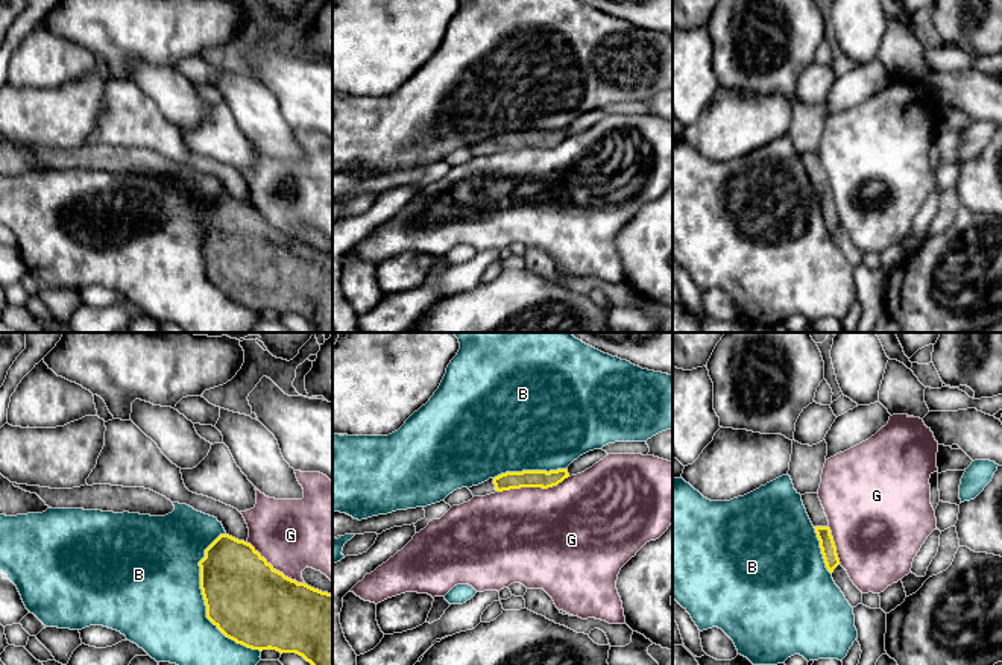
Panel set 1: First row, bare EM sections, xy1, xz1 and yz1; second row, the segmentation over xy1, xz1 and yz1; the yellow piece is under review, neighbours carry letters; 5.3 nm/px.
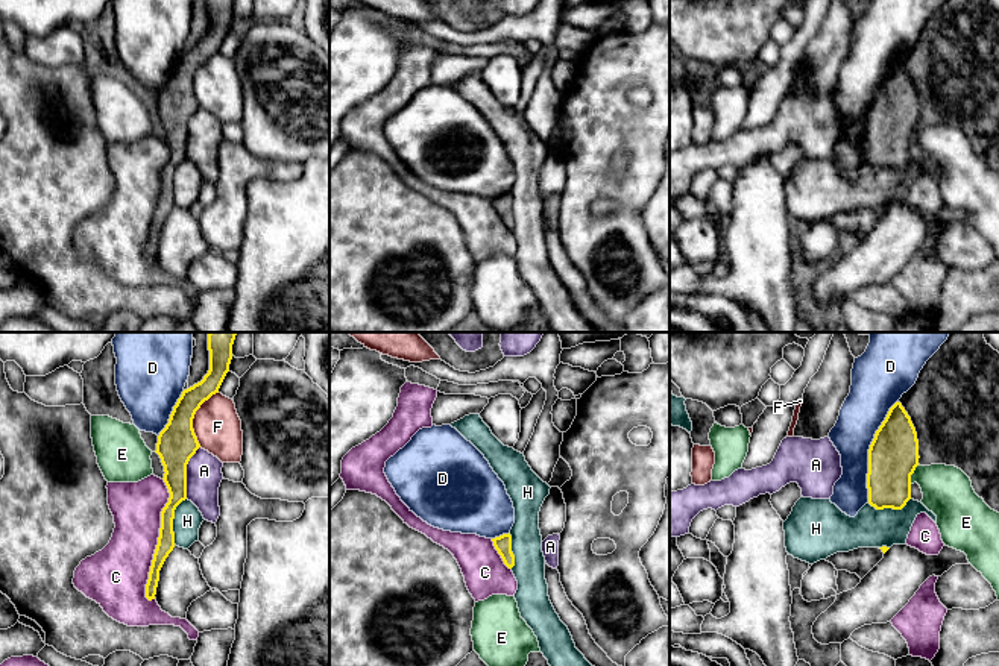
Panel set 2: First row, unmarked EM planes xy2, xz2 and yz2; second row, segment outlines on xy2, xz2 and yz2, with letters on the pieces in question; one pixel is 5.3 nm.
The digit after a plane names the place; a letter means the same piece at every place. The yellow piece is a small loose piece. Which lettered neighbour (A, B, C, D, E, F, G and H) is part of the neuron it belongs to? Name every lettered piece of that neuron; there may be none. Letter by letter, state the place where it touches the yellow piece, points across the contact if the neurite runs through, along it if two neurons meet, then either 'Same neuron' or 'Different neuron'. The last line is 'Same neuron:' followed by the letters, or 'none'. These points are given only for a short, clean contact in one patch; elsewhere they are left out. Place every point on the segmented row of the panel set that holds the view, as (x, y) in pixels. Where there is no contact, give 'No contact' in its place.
A: Touches yellow at xy2 (185, 472). Boundary: xy2 (199, 446), (187, 464), (185, 498). Different neuron
B: Touches yellow at xy1 (205, 601). Different neuron
C: Touches yellow at xy2 (158, 540). Different neuron
D: Touches yellow at yz2 (869, 452). Different neuron
E: Touches yellow at yz2 (913, 472). Boundary: yz2 (919, 464), (910, 483). Different neuron
F: Touches yellow at xy2 (193, 417). Boundary: xy2 (217, 392), (195, 414), (193, 433), (199, 446). Different neuron
G: Touches yellow at xz1 (533, 486). Different neuron
H: Touches yellow at xy2 (172, 521). Boundary: xy2 (185, 498), (175, 510), (173, 543). Different neuron
Same neuron: none

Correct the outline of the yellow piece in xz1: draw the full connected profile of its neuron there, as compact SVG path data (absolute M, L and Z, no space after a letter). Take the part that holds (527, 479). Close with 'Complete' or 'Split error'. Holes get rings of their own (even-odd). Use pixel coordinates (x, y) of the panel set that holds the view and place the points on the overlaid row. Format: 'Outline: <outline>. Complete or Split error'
Outline: M568 469L557 471L522 471L522 472L506 472L495 478L469 487L474 496L486 496L495 492L521 489L521 487L542 487L548 489L557 486L568 478Z. Split error

